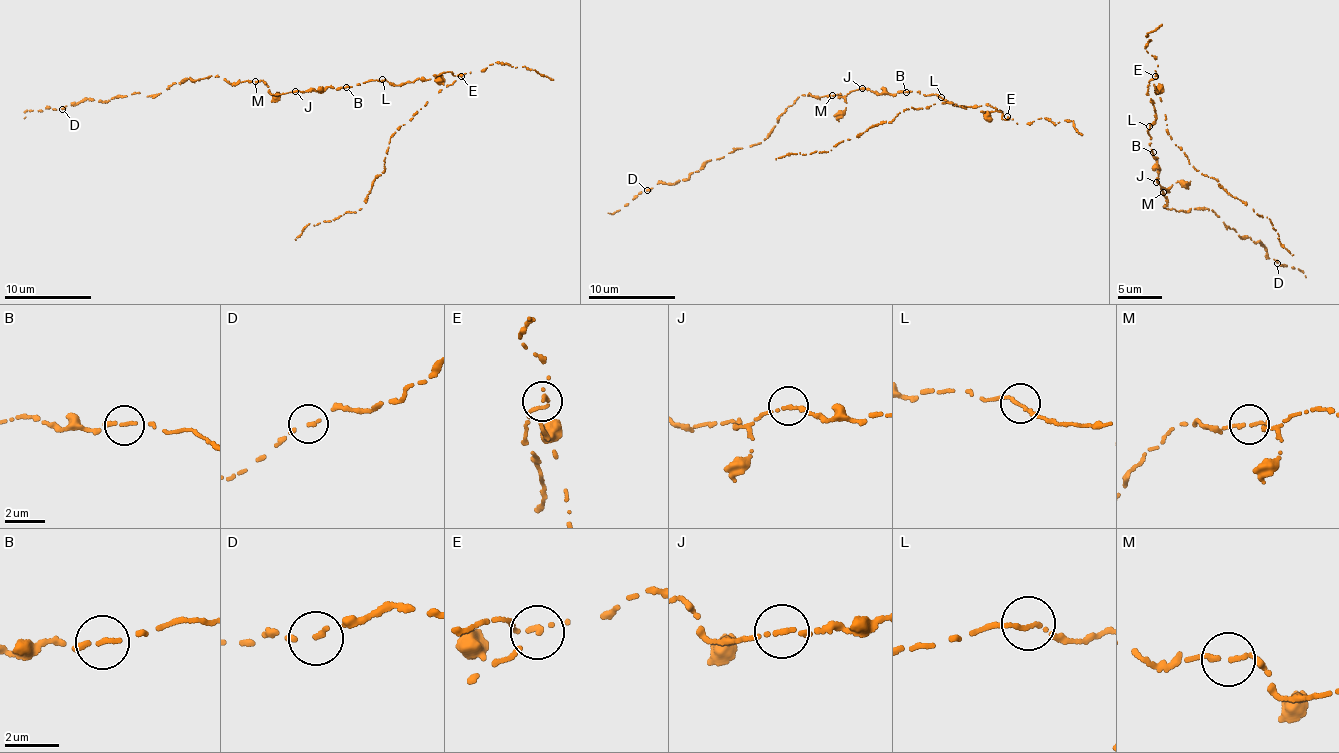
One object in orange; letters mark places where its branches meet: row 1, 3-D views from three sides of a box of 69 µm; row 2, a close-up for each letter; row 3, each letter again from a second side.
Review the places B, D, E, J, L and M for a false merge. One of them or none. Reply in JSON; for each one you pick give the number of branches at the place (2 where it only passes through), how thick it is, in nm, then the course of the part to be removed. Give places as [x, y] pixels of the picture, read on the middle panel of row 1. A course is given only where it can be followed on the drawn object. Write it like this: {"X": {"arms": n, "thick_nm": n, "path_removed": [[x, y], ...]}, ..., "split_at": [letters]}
{"E": {"arms": 2, "thick_nm": 140, "path_removed": [[1008, 116], [946, 102], [911, 106], [851, 140], [838, 142], [828, 152], [776, 159]]}, "split_at": ["E"]}

